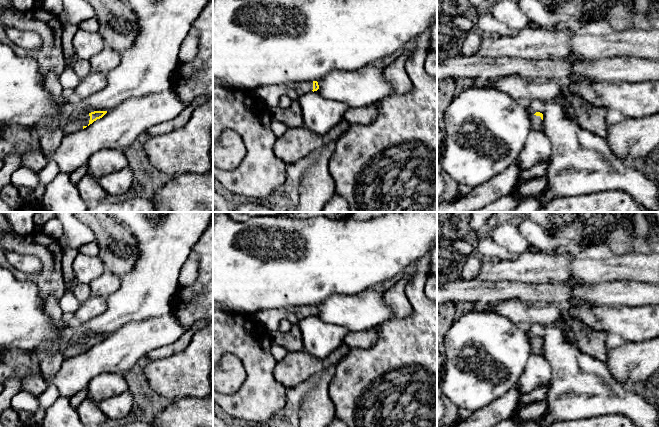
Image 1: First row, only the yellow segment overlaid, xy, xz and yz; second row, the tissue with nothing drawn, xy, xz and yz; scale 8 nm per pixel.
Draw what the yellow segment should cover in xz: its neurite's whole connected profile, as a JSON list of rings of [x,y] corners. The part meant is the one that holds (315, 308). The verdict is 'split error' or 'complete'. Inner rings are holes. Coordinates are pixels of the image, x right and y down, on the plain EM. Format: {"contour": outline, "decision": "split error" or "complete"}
{"contour": [[[317,305],[313,306],[296,306],[292,307],[291,311],[295,314],[295,316],[301,320],[305,317],[309,317],[311,315],[317,315],[319,313],[319,309]]], "decision": "split error"}

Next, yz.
{"contour": [[[536,336],[535,338],[531,338],[530,340],[532,354],[535,355],[543,355],[543,338],[540,336]]], "decision": "split error"}

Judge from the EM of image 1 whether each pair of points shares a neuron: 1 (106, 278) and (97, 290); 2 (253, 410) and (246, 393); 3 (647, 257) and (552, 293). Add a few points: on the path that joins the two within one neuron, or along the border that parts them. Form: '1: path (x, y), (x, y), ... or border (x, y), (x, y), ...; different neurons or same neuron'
1: path (106, 281), (100, 287); same neuron
2: path (253, 406), (253, 400), (250, 397); same neuron
3: border (566, 282), (542, 283); different neurons

